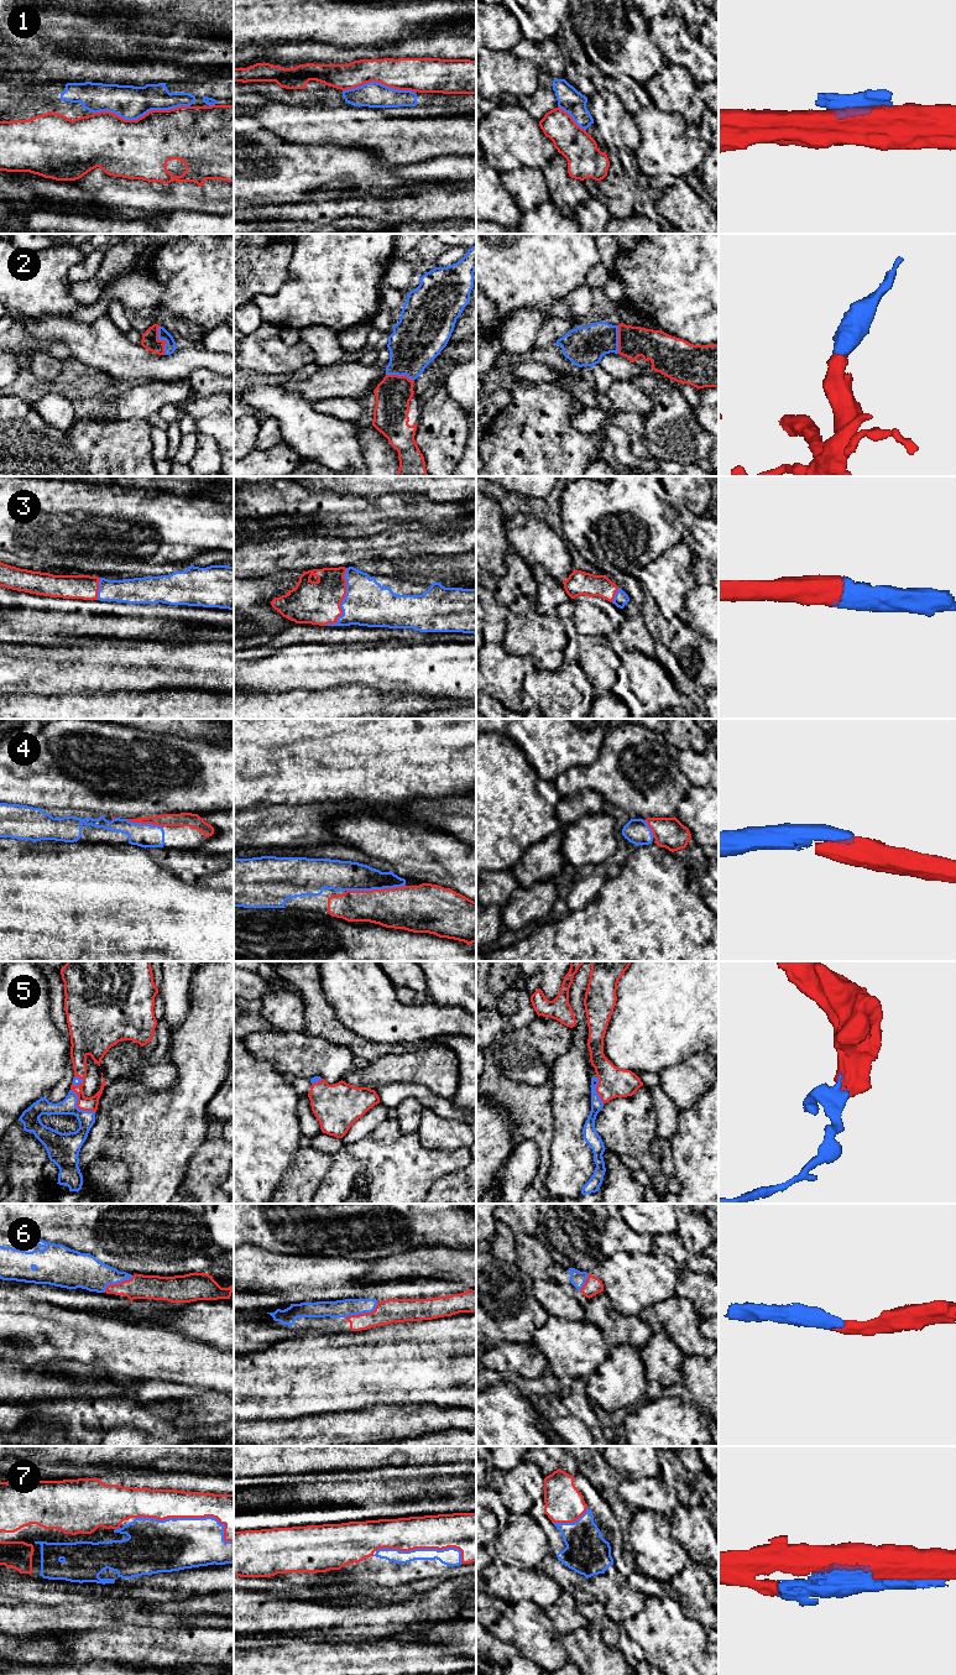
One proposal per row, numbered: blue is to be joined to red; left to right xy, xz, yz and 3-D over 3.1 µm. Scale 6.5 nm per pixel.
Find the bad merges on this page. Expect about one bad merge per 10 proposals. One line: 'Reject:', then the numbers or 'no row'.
Reject: 1

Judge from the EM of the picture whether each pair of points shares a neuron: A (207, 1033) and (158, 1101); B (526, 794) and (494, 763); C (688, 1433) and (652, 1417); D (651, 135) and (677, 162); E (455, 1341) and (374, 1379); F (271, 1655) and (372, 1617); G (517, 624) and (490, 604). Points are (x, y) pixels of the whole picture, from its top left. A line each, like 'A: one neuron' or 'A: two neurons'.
A: one neuron
B: one neuron
C: one neuron
D: one neuron
E: one neuron
F: two neurons
G: two neurons

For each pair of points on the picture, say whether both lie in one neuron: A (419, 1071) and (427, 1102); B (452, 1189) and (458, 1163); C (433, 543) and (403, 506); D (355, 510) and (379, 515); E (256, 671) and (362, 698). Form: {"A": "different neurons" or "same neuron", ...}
{"A": "different neurons", "B": "different neurons", "C": "different neurons", "D": "same neuron", "E": "different neurons"}

